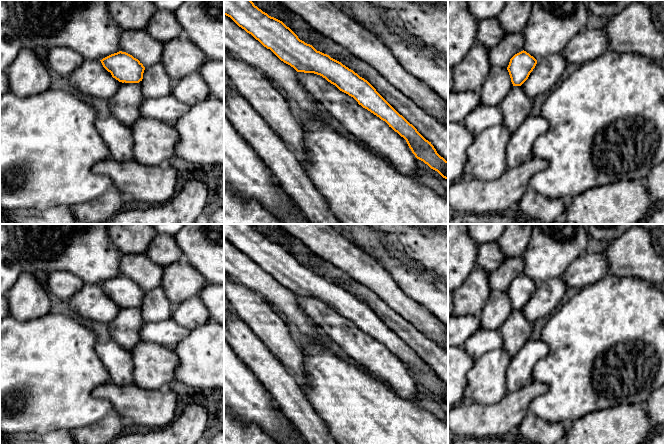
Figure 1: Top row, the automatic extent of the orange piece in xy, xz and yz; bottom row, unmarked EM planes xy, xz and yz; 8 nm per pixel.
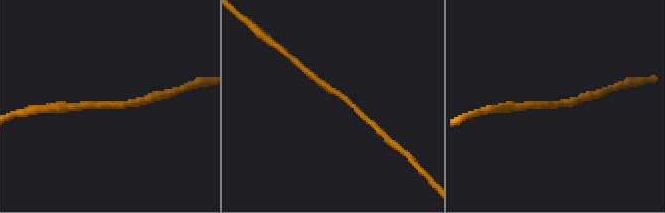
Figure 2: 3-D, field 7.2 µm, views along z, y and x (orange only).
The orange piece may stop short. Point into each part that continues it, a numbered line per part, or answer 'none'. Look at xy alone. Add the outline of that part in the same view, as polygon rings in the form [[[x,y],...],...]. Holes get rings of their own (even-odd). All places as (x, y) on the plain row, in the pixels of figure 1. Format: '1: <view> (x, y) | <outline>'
none

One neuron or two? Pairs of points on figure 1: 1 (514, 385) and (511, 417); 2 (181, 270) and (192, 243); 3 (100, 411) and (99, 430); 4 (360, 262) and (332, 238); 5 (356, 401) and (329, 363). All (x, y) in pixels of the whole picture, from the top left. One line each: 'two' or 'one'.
1: two
2: two
3: two
4: one
5: one

